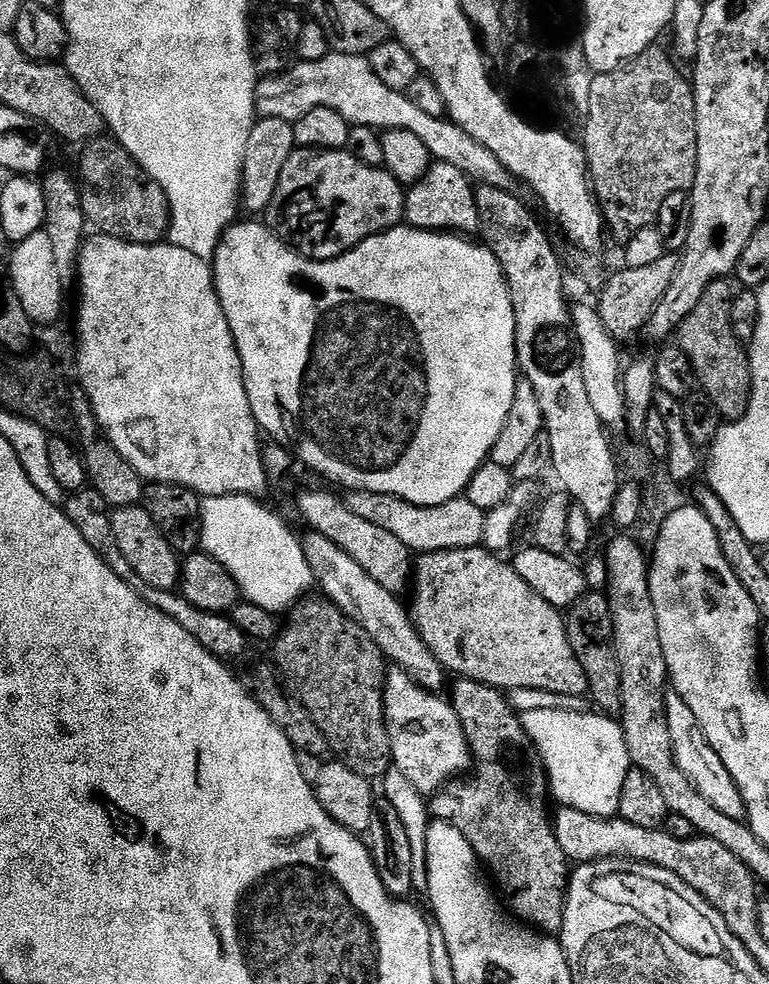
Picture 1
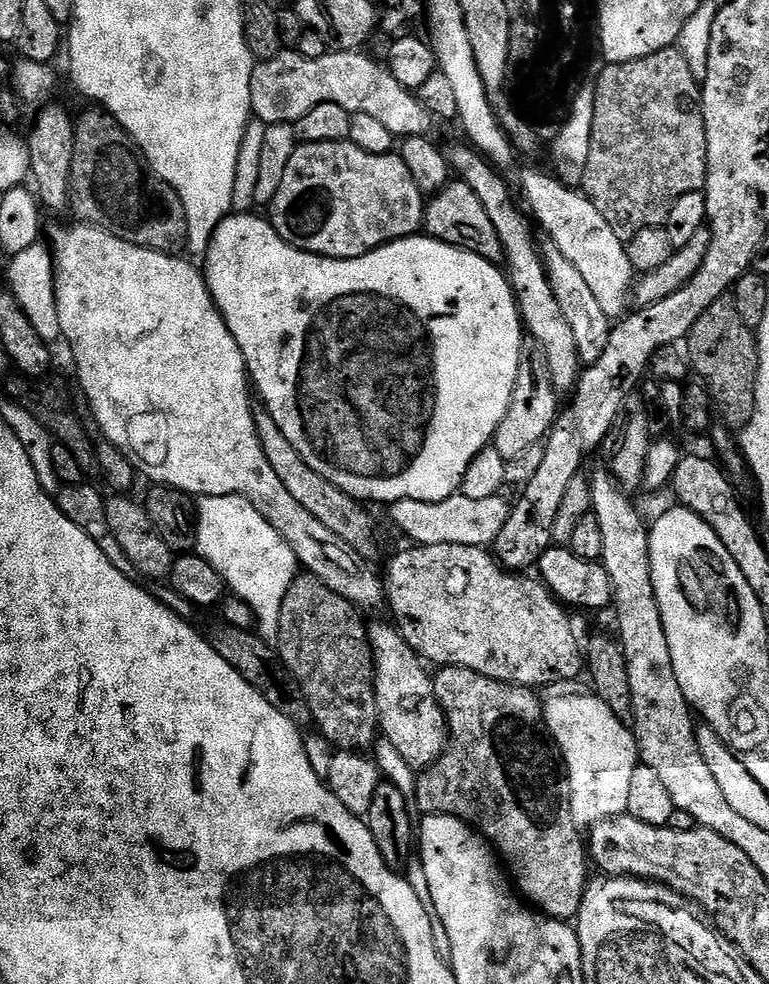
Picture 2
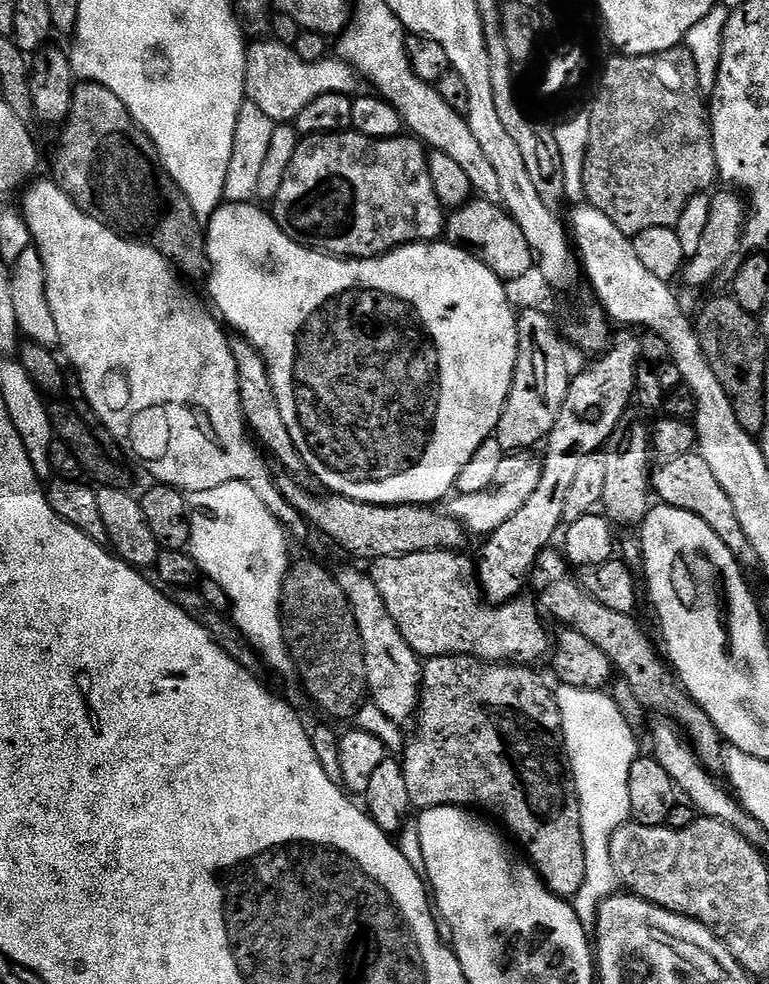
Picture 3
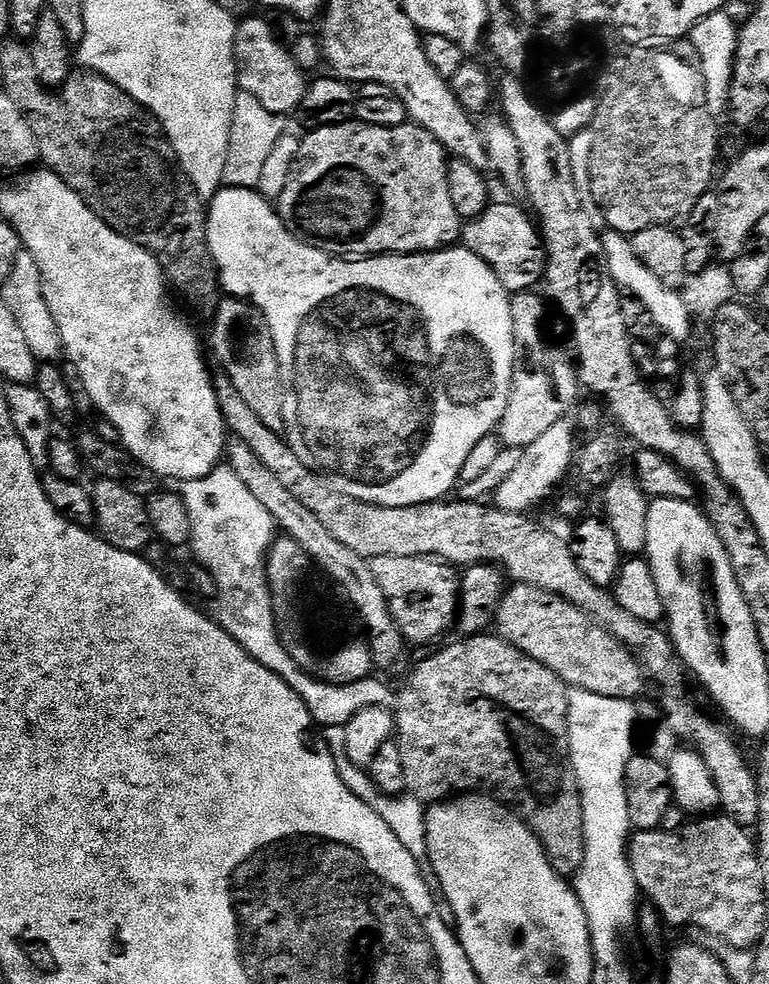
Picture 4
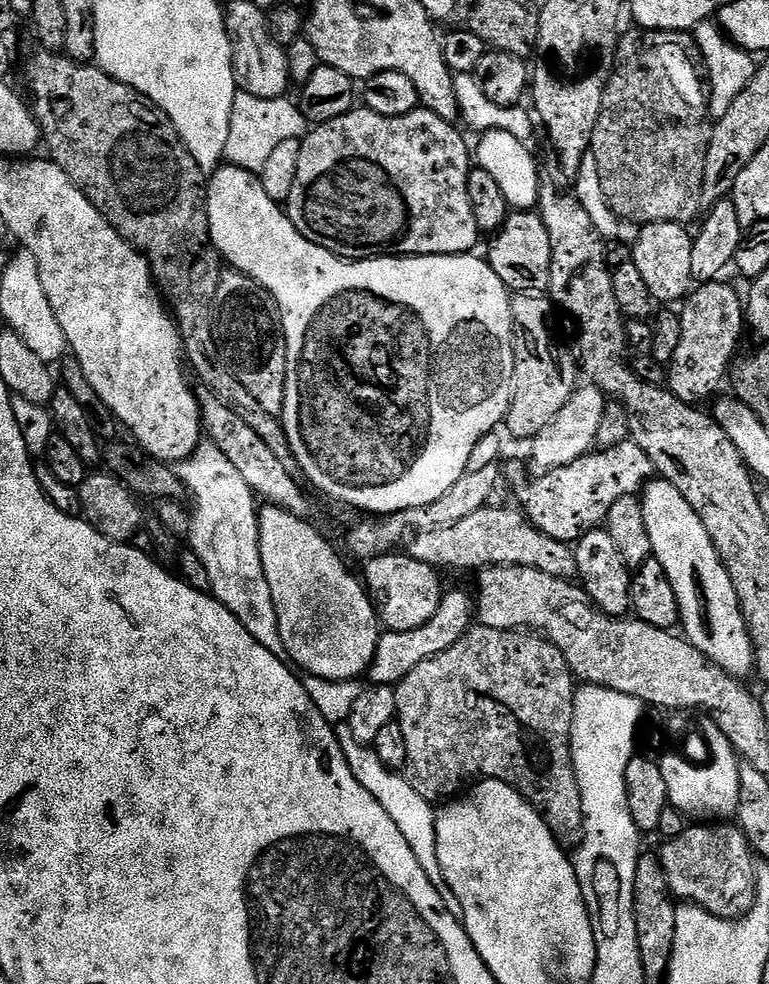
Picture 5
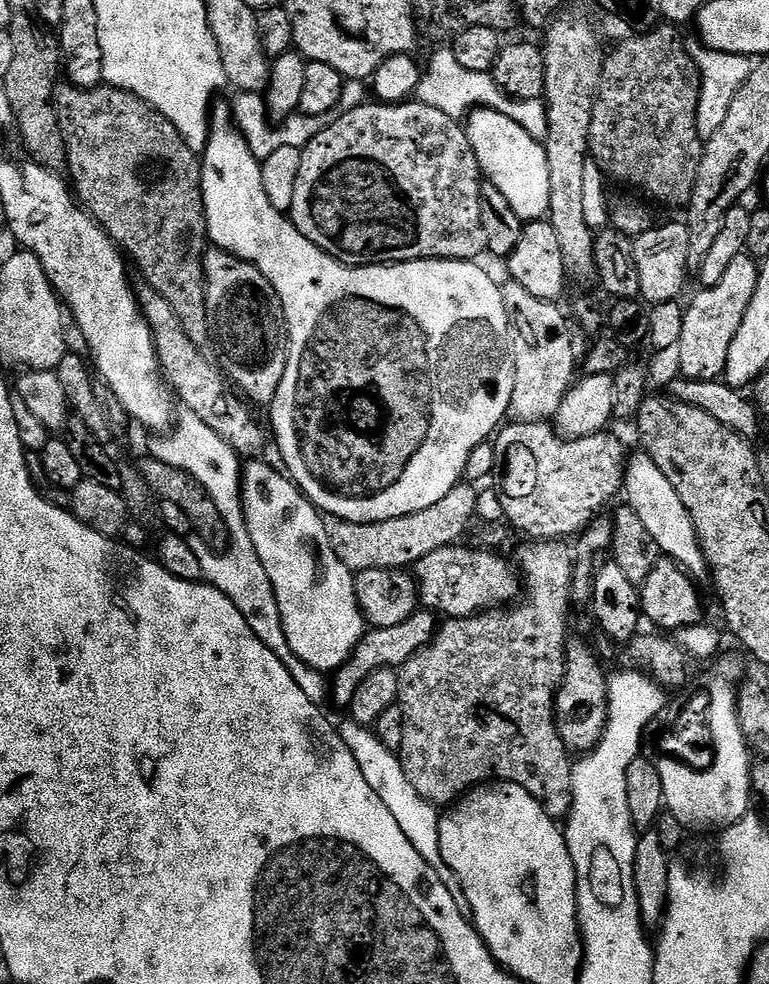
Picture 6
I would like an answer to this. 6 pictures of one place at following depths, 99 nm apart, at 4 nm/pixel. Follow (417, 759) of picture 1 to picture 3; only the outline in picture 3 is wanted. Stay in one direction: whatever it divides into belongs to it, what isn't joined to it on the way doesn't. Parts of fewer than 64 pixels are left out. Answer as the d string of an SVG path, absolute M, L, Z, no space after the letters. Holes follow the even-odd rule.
M344 568L335 573L338 586L342 586L342 594L346 594L346 602L350 602L350 610L354 610L354 622L358 622L358 634L362 634L362 654L366 658L366 678L371 703L374 703L395 724L408 726L413 723L420 707L420 689L422 687L422 660L402 638L402 630L398 630L398 622L394 622L390 609L382 599L378 586L374 586L371 575L367 571L359 572L356 568Z

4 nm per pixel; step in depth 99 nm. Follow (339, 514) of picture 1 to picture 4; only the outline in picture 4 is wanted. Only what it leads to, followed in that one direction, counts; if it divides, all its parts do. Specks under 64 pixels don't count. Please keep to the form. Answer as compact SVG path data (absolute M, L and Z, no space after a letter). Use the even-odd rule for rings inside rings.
M244 298L221 299L214 309L214 315L212 352L220 363L219 367L230 378L230 382L234 382L234 390L242 394L246 406L258 414L258 419L270 426L270 430L283 433L284 383L268 319Z

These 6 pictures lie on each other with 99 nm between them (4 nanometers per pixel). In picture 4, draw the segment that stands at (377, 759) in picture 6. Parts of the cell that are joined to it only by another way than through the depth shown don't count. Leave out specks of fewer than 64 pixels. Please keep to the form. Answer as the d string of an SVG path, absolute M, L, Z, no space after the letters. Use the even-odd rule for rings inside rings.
M343 742L335 745L334 755L336 765L338 766L338 774L342 778L342 782L346 782L346 790L350 790L350 794L354 798L358 798L360 803L368 807L368 811L376 815L376 819L384 823L385 828L391 830L392 836L398 838L398 842L402 846L406 846L409 857L416 861L419 875L424 877L426 883L433 890L439 889L440 883L434 874L432 863L428 860L428 822L425 805L410 795L391 796L380 790L371 780L369 773L365 769L360 768L354 762L350 762L350 758L346 754L346 746Z

